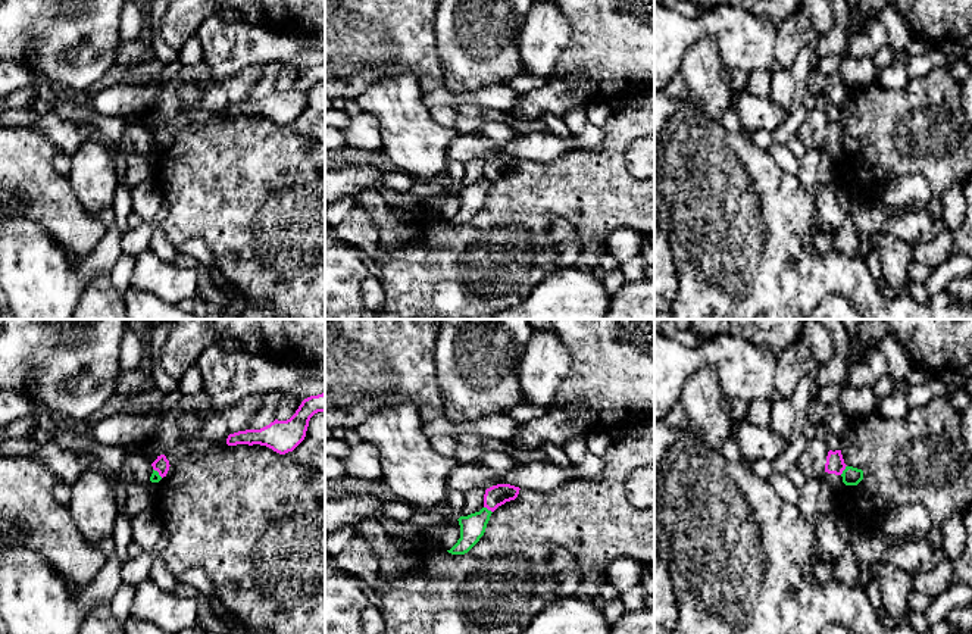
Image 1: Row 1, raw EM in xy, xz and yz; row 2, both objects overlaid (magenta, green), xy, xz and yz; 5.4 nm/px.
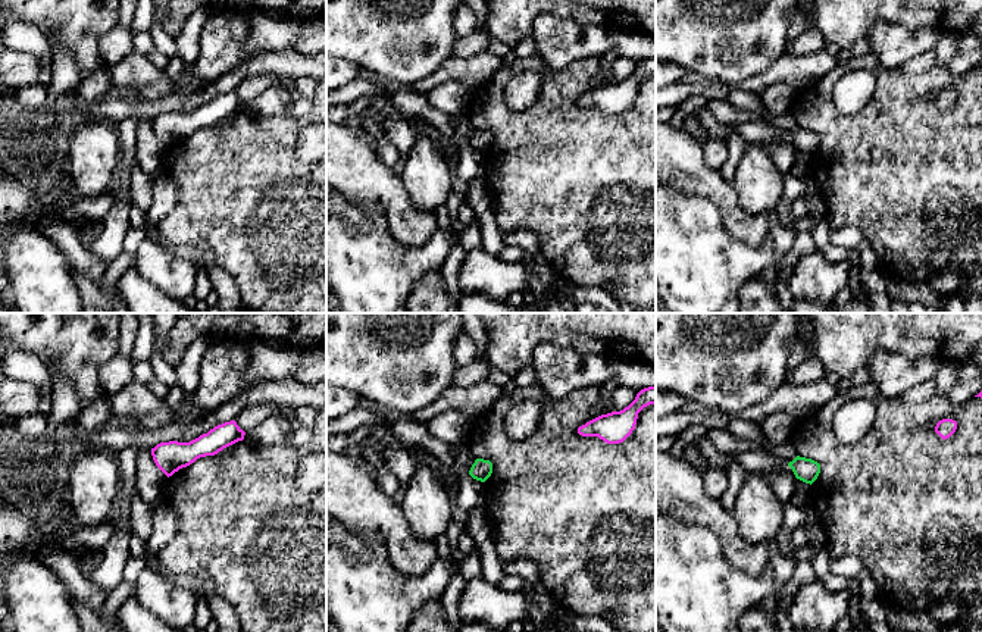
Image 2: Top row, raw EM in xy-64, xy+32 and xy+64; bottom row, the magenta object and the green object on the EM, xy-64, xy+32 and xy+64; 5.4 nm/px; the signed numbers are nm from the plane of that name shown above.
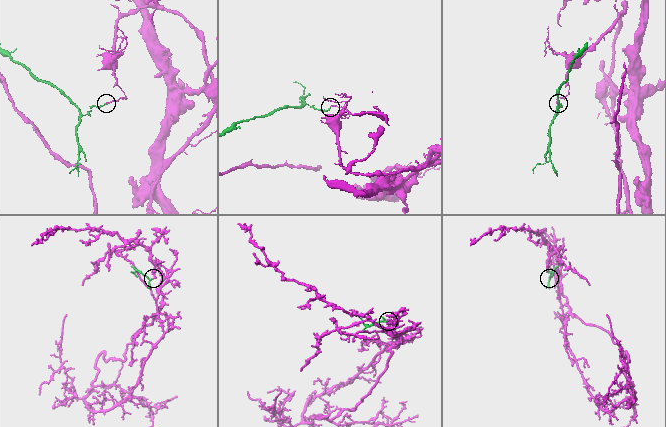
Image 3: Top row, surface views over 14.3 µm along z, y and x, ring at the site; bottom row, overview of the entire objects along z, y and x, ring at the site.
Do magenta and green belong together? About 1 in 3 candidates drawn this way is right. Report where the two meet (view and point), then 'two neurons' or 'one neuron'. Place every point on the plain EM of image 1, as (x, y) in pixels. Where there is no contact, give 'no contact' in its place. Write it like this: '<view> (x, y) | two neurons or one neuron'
yz (844, 139) | two neurons

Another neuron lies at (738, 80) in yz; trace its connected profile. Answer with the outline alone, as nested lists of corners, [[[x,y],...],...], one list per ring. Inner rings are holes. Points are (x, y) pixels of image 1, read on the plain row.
[[[731,71],[729,72],[729,84],[732,91],[743,91],[747,85],[748,74],[744,71]]]

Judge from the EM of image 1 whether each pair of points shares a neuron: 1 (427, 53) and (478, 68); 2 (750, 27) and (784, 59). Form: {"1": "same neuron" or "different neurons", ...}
{"1": "different neurons", "2": "different neurons"}

